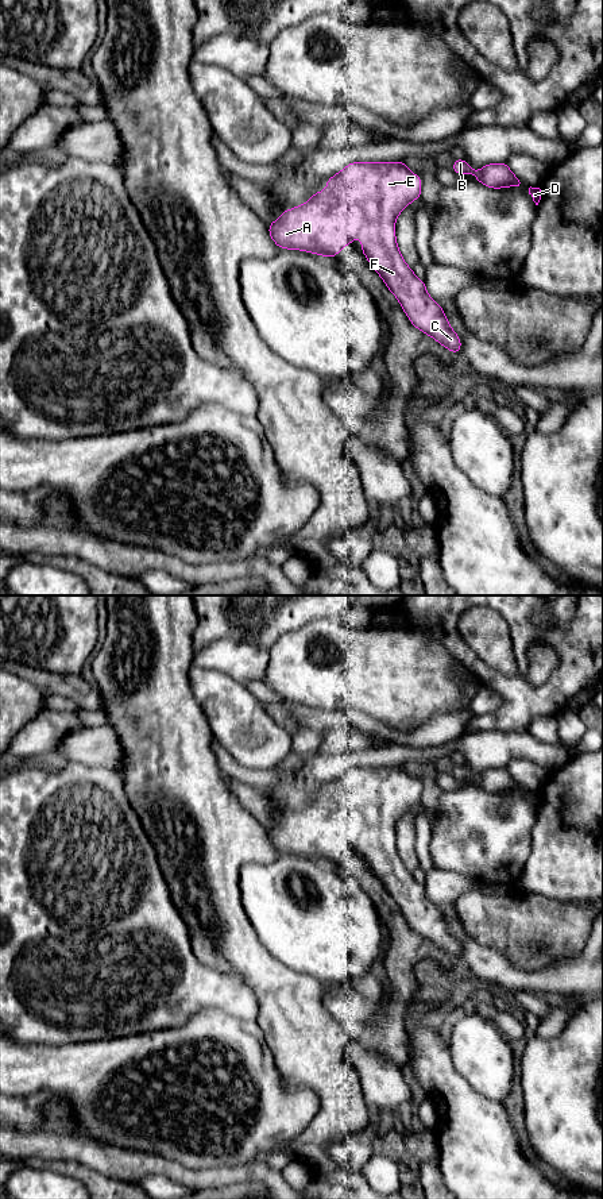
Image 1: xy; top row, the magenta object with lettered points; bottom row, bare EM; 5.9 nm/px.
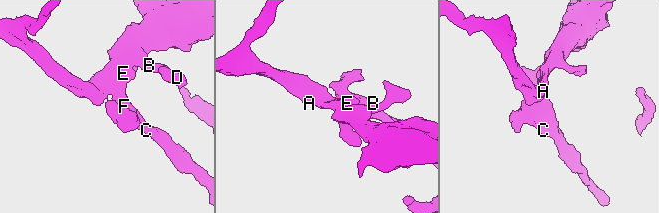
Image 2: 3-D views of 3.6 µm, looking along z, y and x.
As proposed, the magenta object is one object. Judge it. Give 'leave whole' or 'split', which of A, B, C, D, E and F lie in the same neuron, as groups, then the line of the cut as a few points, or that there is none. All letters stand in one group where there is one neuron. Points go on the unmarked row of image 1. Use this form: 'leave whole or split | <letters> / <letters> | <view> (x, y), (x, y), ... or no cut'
leave whole | A B C D E F | no cut

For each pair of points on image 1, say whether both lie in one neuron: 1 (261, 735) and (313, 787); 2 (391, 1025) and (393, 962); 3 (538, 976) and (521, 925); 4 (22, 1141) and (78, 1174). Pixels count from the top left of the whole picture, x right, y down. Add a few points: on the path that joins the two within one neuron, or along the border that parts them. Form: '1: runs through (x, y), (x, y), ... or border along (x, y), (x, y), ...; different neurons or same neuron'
1: border along (290, 750), (273, 768); different neurons
2: runs through (394, 1009), (397, 978); same neuron
3: border along (506, 957), (529, 970), (565, 959); different neurons
4: border along (55, 1160), (77, 1160), (88, 1167); different neurons

